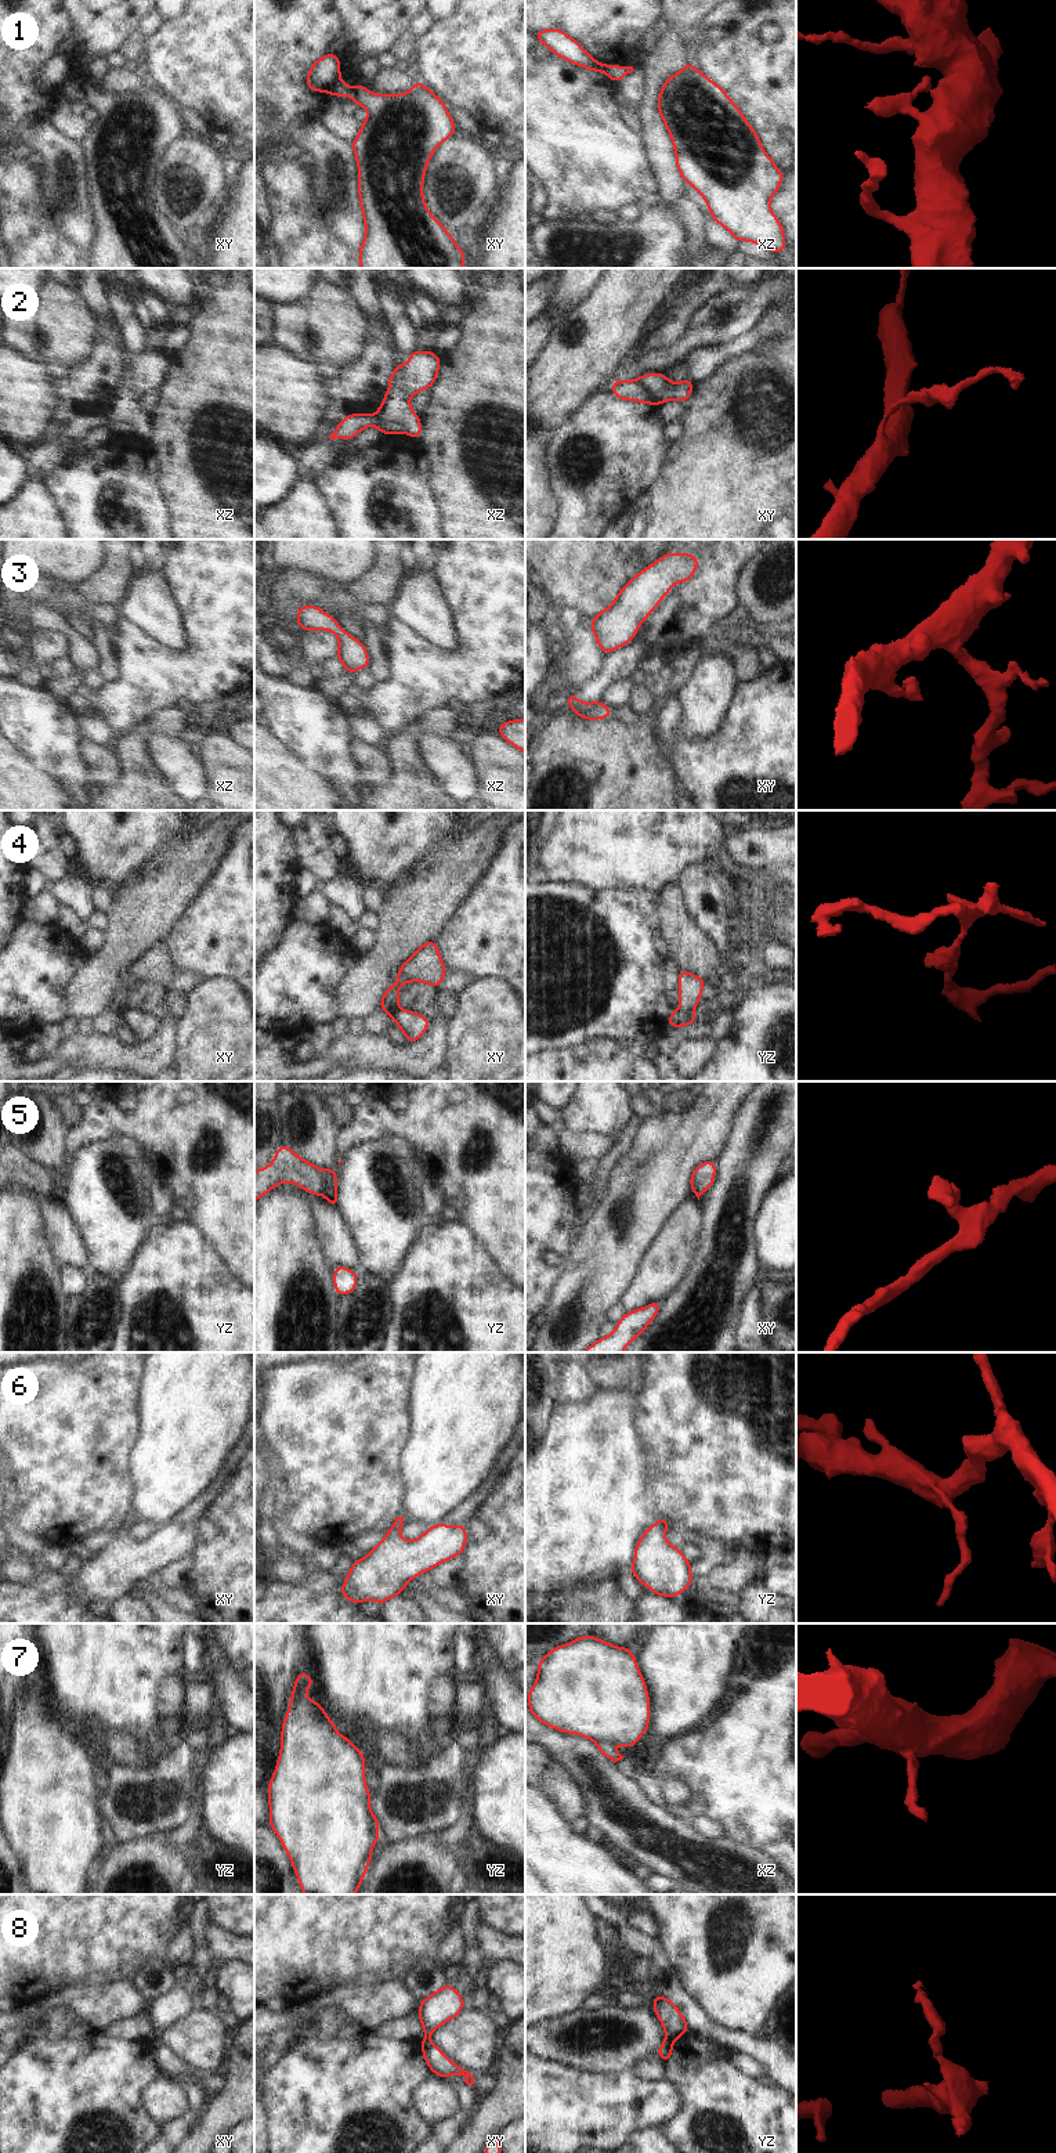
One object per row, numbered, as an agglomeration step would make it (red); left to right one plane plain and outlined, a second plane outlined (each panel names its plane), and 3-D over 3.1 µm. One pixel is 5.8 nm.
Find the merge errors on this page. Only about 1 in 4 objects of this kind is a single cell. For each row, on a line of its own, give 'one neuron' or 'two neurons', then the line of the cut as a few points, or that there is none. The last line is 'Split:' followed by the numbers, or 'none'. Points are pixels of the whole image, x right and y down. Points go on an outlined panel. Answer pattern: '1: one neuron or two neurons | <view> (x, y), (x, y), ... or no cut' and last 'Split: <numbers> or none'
1: two neurons | xy (336, 80), (326, 91)
2: two neurons | xz (373, 415), (382, 422), (397, 422), (404, 430)
3: one neuron | no cut
4: two neurons | yz (679, 1008), (693, 1012)
5: two neurons | yz (333, 1182), (321, 1194)
6: one neuron | no cut
7: two neurons | xz (596, 1741), (606, 1740), (613, 1744)
8: two neurons | yz (666, 2037), (672, 2041)
Split: 1, 2, 4, 5, 7, 8

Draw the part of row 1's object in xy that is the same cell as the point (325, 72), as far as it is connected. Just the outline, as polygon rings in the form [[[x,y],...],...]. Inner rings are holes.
[[[334,53],[326,54],[314,62],[307,73],[305,83],[312,93],[328,91],[340,77],[340,58]]]

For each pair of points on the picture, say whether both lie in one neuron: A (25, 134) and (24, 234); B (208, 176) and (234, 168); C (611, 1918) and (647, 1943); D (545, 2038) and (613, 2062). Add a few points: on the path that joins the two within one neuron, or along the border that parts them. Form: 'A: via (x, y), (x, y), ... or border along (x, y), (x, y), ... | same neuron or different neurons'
A: border along (29, 158), (39, 169), (44, 188) | different neurons
B: border along (223, 159), (223, 188), (212, 202) | different neurons
C: via (619, 1922), (639, 1942) | same neuron
D: via (561, 2045), (581, 2055), (596, 2055) | same neuron

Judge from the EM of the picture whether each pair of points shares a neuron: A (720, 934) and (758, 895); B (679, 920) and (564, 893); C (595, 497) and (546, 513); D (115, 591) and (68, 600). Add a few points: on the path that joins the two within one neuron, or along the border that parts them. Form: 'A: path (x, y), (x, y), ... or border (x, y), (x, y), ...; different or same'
A: border (729, 899), (736, 924); different
B: path (650, 923), (608, 923), (593, 910); same
C: border (549, 477), (557, 502), (553, 524); different
D: border (73, 586), (78, 596), (89, 604), (111, 604); different

